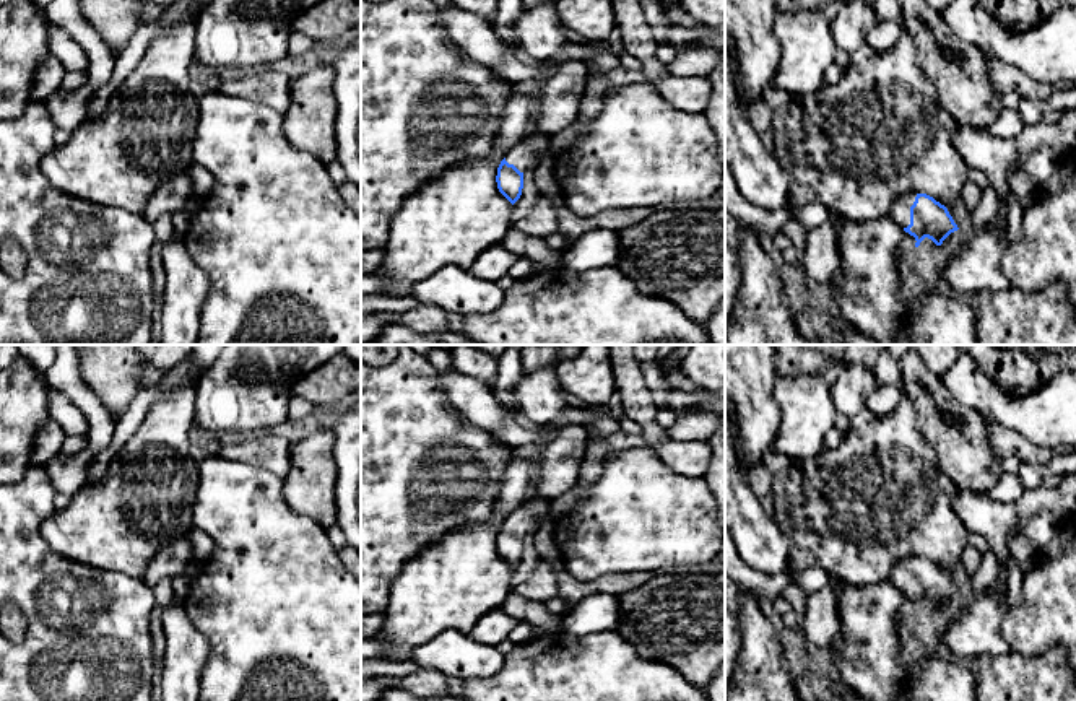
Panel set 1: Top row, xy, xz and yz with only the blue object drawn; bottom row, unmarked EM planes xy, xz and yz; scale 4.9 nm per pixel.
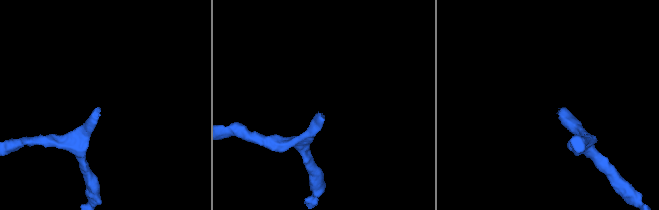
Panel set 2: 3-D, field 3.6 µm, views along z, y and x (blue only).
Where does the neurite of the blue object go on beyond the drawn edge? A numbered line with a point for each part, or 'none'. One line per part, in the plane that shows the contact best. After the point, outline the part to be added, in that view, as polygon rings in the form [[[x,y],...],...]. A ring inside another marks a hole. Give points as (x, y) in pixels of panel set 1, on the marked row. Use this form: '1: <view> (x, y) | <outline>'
1: yz (901, 210) | [[[909,192],[900,195],[892,208],[891,216],[902,226],[907,228],[910,224],[910,207],[913,205],[917,192]]]

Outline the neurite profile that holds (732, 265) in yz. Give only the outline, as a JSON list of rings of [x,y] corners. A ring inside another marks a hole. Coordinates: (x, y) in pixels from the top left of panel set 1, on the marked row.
[[[725,242],[725,317],[731,316],[741,283],[741,267],[733,244]]]

